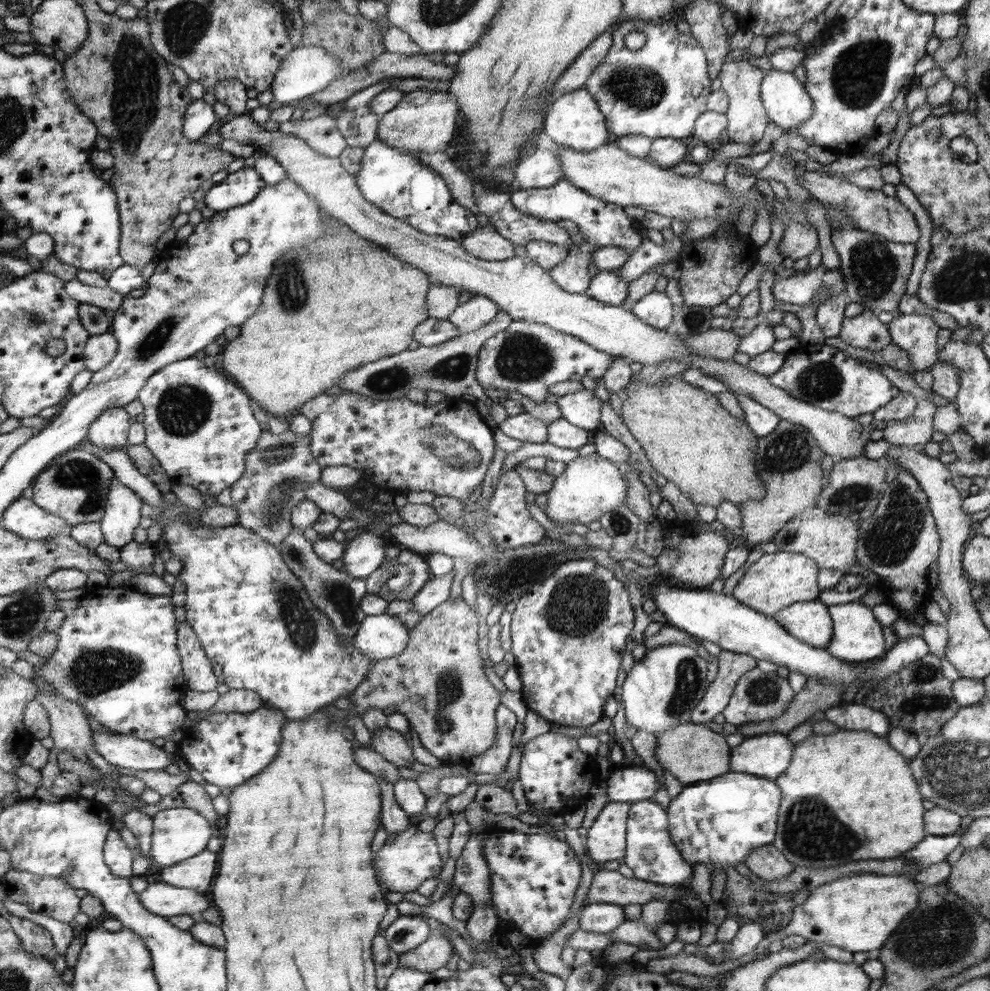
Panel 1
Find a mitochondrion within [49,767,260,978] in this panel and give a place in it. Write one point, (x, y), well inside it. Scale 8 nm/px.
(116, 961)

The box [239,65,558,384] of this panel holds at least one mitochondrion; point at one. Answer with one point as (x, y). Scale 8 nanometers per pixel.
(291, 290)

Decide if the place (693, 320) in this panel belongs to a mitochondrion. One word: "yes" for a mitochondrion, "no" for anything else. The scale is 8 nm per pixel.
yes

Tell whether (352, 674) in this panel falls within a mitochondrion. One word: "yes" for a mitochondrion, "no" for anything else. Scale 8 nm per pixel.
no

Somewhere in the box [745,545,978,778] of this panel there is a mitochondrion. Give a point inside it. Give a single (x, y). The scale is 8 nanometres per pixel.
(926, 699)

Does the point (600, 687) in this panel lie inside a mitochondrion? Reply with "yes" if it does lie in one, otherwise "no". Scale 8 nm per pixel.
no

